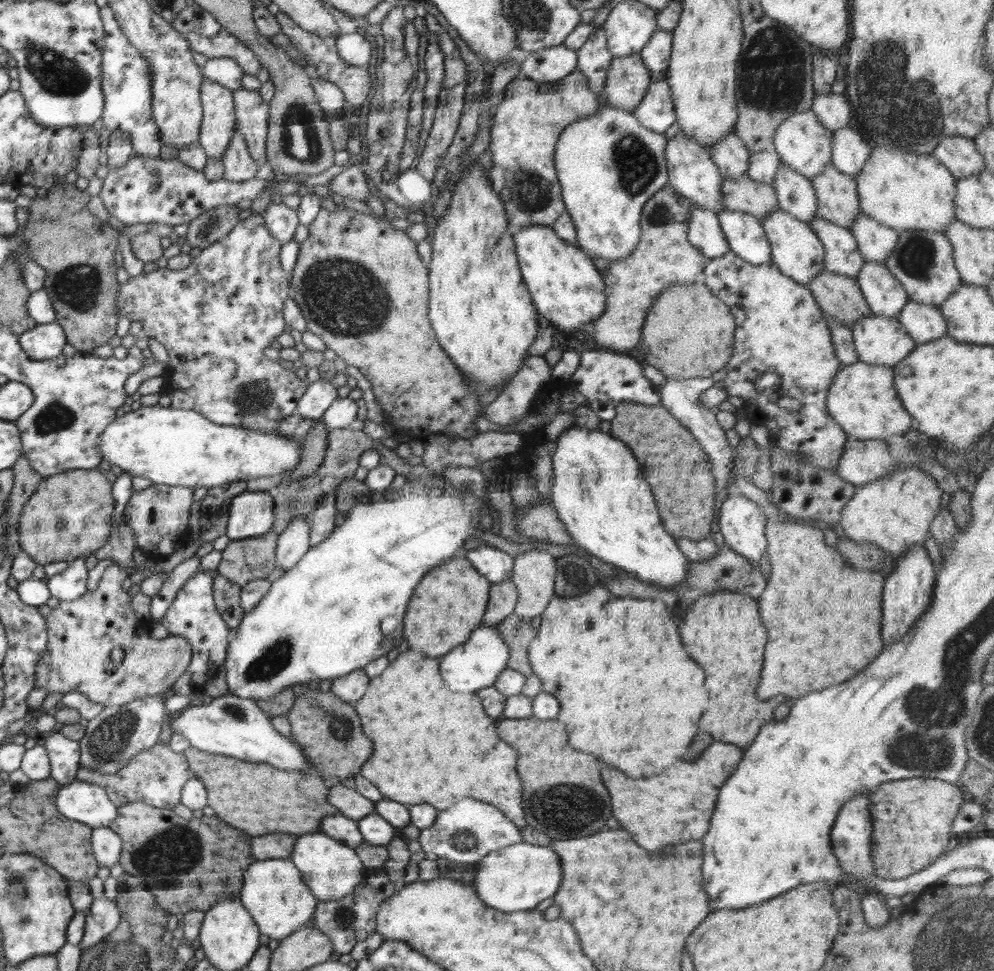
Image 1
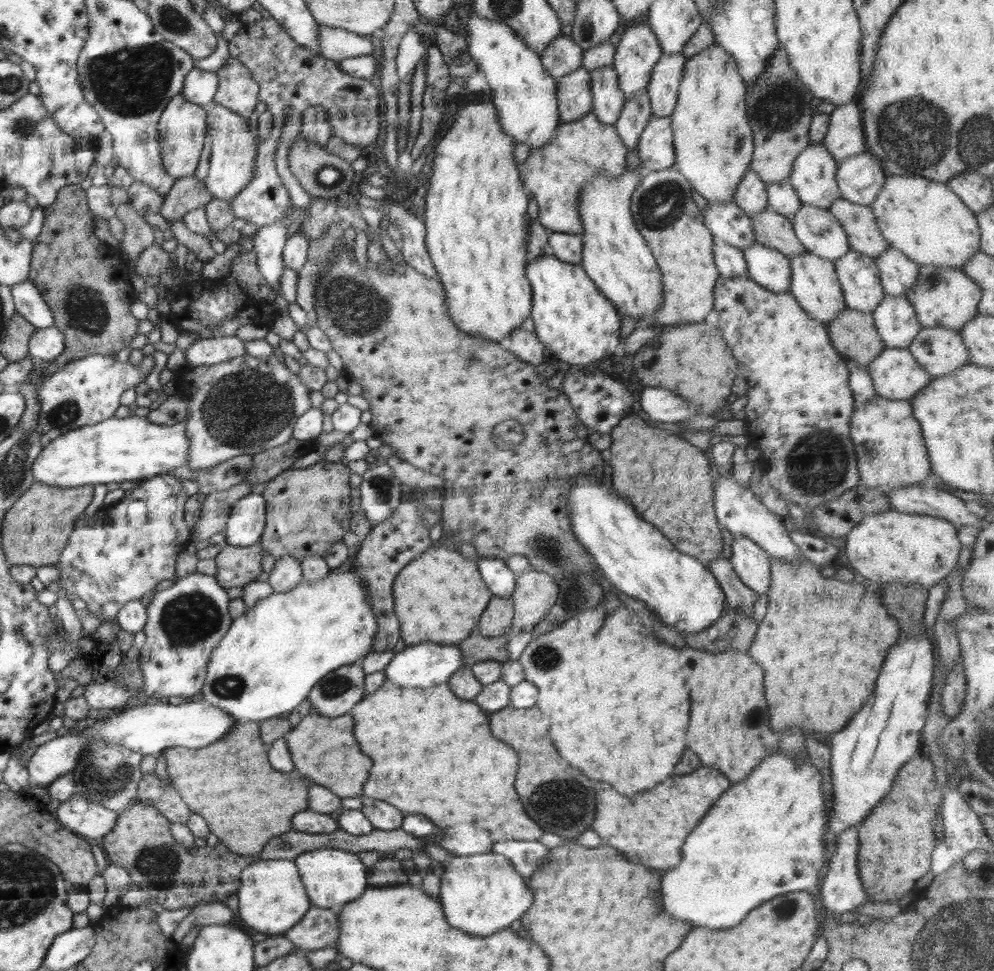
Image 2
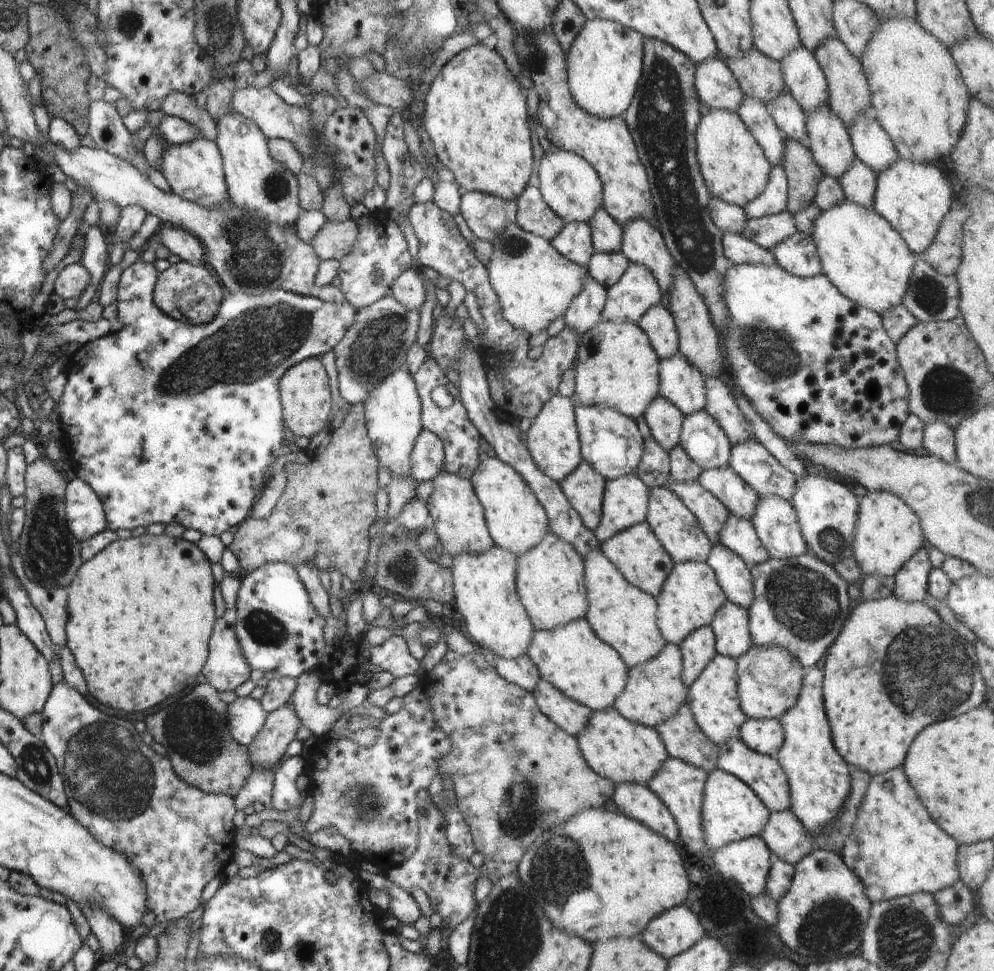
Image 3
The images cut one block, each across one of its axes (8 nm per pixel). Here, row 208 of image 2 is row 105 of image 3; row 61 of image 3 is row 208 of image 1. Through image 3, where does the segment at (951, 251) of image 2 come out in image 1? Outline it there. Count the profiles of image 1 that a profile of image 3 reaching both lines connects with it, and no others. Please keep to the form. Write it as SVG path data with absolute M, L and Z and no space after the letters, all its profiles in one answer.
M878 145L872 148L872 153L864 161L864 167L856 176L860 211L870 218L894 228L922 229L945 232L948 224L956 219L954 201L956 200L956 178L932 154L920 156L914 151L904 151L900 147Z

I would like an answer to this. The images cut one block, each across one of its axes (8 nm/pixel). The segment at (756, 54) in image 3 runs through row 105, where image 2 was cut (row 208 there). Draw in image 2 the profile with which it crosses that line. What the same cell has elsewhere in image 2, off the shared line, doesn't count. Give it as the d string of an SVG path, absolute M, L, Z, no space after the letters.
M768 207L750 217L756 243L779 250L789 259L794 255L807 252L804 245L798 240L792 221L788 217Z

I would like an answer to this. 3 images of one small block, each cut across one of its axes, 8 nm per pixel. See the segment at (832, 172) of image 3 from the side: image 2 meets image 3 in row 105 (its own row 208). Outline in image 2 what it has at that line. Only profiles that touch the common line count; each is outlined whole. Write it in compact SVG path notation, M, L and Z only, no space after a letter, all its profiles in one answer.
M810 143L792 163L787 181L794 187L800 202L828 209L841 197L836 171L838 164L820 143Z

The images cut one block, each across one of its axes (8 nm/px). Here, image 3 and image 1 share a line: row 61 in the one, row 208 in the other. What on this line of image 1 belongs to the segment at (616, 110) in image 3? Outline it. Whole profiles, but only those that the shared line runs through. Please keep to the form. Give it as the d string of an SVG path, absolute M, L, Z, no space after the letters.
M603 101L592 116L582 118L564 131L556 141L554 164L561 195L574 226L576 227L576 245L590 257L600 257L614 261L628 257L640 240L641 212L644 204L668 182L666 166L665 133L656 133L644 128L632 111L610 105Z

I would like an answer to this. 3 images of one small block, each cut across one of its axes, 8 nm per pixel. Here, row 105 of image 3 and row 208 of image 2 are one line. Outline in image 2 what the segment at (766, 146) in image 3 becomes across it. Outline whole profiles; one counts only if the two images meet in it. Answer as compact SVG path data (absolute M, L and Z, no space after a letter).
M748 169L734 191L734 203L748 216L764 211L768 207L766 185L753 169Z

